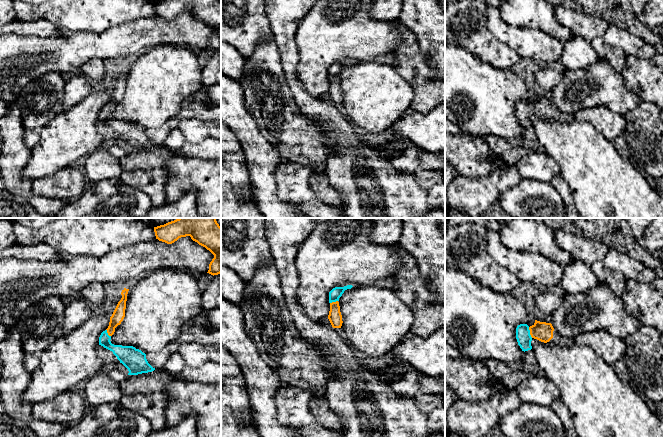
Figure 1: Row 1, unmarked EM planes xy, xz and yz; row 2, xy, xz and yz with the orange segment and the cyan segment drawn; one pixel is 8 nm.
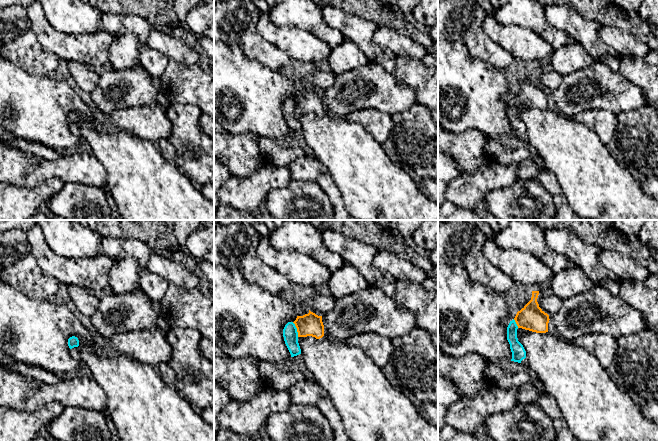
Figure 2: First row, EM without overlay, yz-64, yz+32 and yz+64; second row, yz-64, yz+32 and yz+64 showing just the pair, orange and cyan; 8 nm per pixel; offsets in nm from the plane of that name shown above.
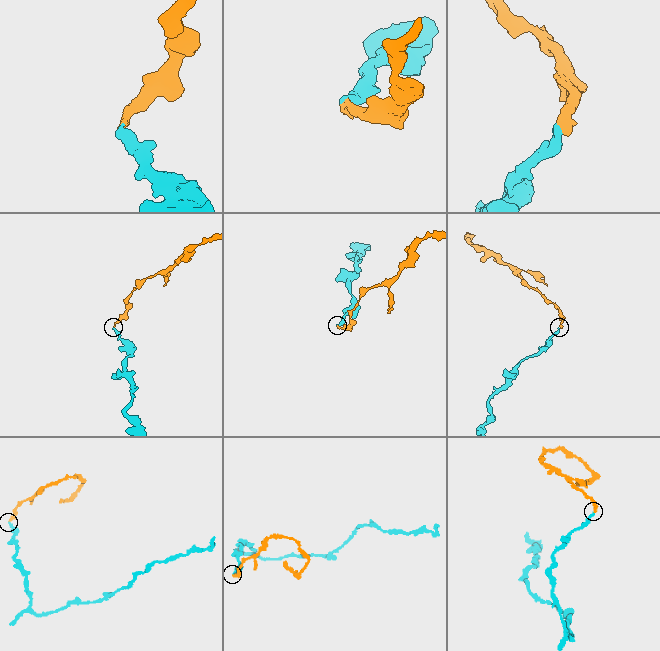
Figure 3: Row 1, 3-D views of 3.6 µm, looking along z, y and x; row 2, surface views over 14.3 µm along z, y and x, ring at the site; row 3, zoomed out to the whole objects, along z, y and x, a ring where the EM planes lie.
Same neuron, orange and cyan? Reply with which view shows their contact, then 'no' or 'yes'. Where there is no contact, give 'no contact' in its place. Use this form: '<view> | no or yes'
yz | yes

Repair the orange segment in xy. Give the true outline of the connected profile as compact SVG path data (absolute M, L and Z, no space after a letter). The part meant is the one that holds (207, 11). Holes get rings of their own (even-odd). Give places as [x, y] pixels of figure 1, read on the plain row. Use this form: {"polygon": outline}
{"polygon": "M164 0L154 3L156 15L172 20L181 13L190 12L199 21L209 26L214 34L207 49L221 49L221 3L219 0Z"}

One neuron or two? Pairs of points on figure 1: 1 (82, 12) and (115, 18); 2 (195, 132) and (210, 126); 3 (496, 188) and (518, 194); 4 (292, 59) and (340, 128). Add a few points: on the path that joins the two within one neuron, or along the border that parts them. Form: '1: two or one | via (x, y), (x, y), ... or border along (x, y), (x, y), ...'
1: one | via (90, 12), (107, 12)
2: one | via (199, 130), (206, 129)
3: two | border along (522, 179), (515, 185), (507, 188), (497, 199)
4: one | via (291, 77), (297, 89), (316, 108), (322, 111)

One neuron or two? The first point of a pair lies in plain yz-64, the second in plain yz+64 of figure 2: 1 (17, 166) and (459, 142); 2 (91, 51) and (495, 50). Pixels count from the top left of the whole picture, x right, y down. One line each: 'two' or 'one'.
1: one
2: two

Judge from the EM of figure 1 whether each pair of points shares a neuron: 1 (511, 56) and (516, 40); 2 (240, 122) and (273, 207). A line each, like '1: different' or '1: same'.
1: different
2: same

